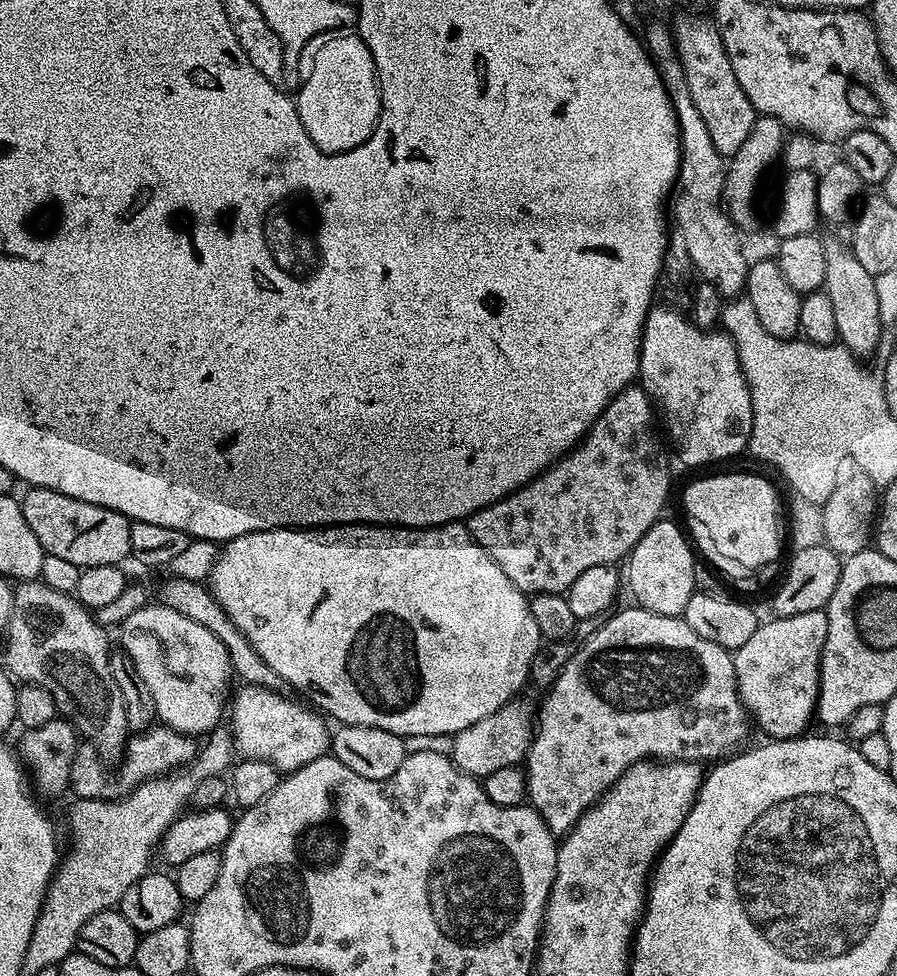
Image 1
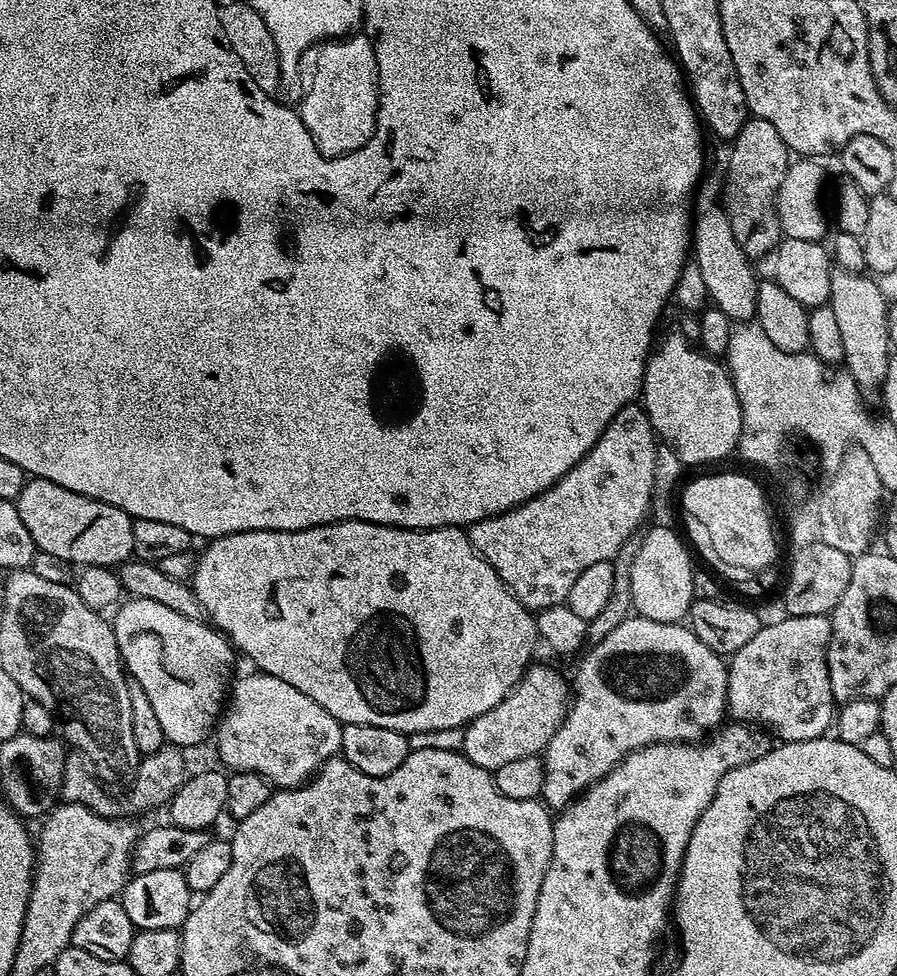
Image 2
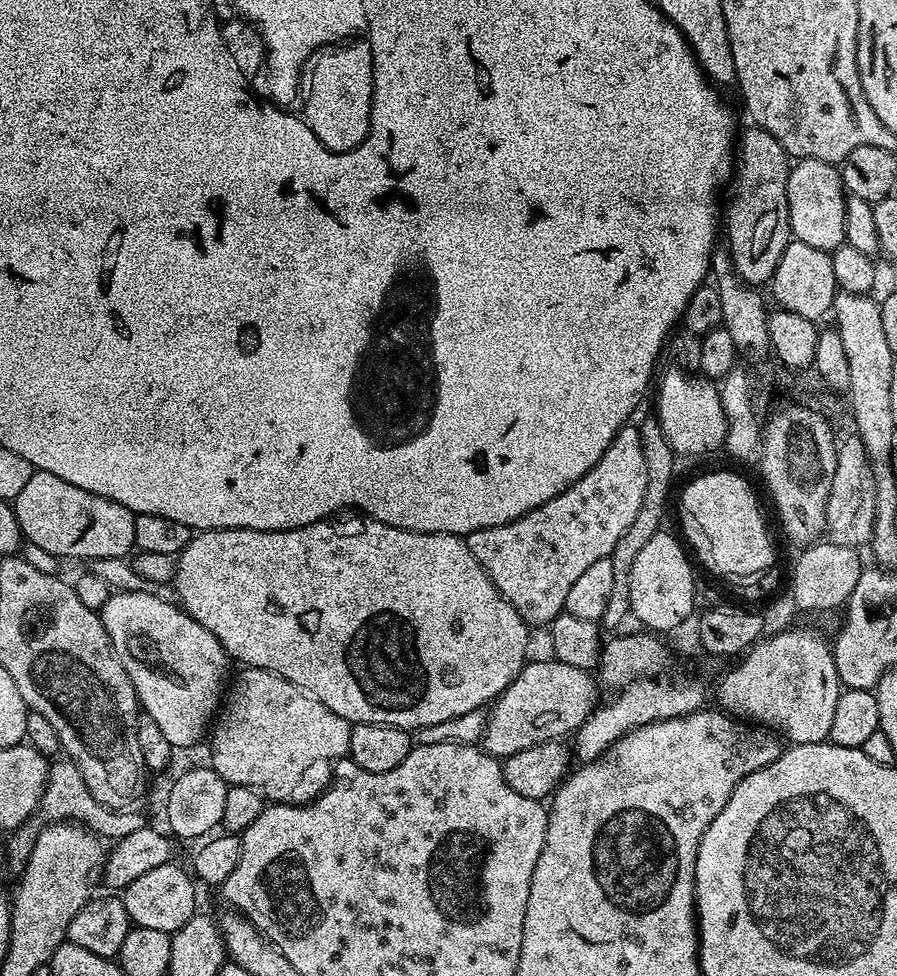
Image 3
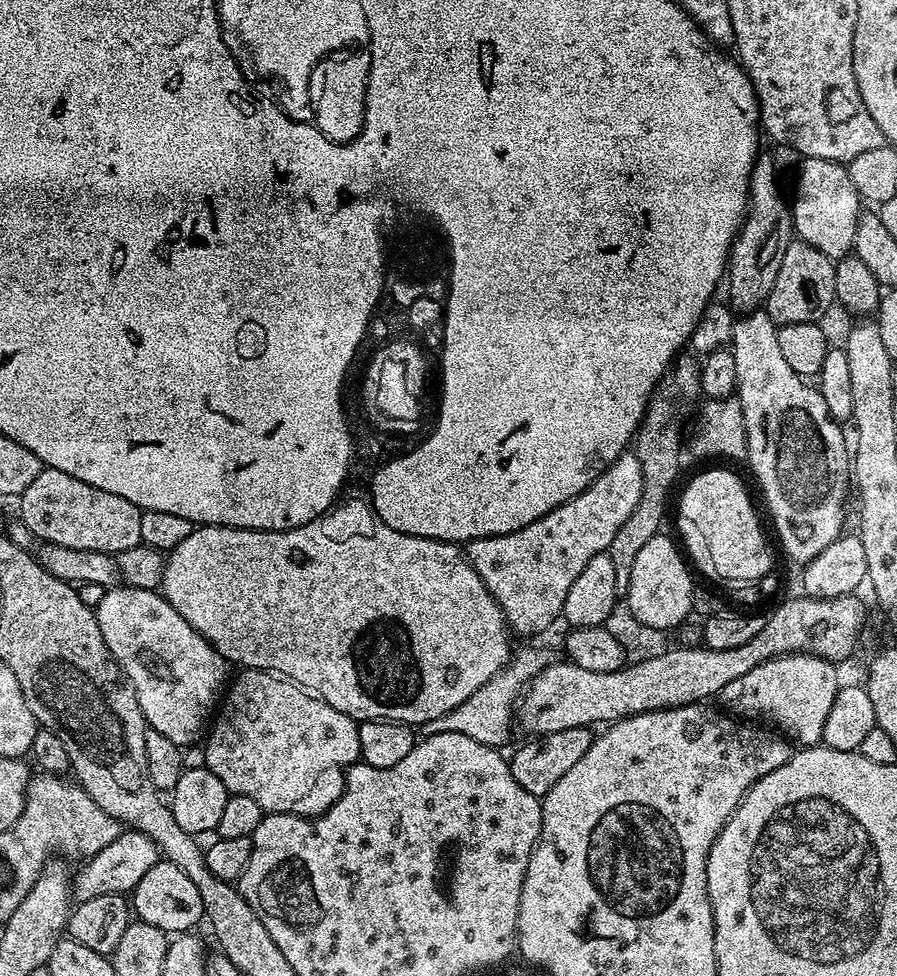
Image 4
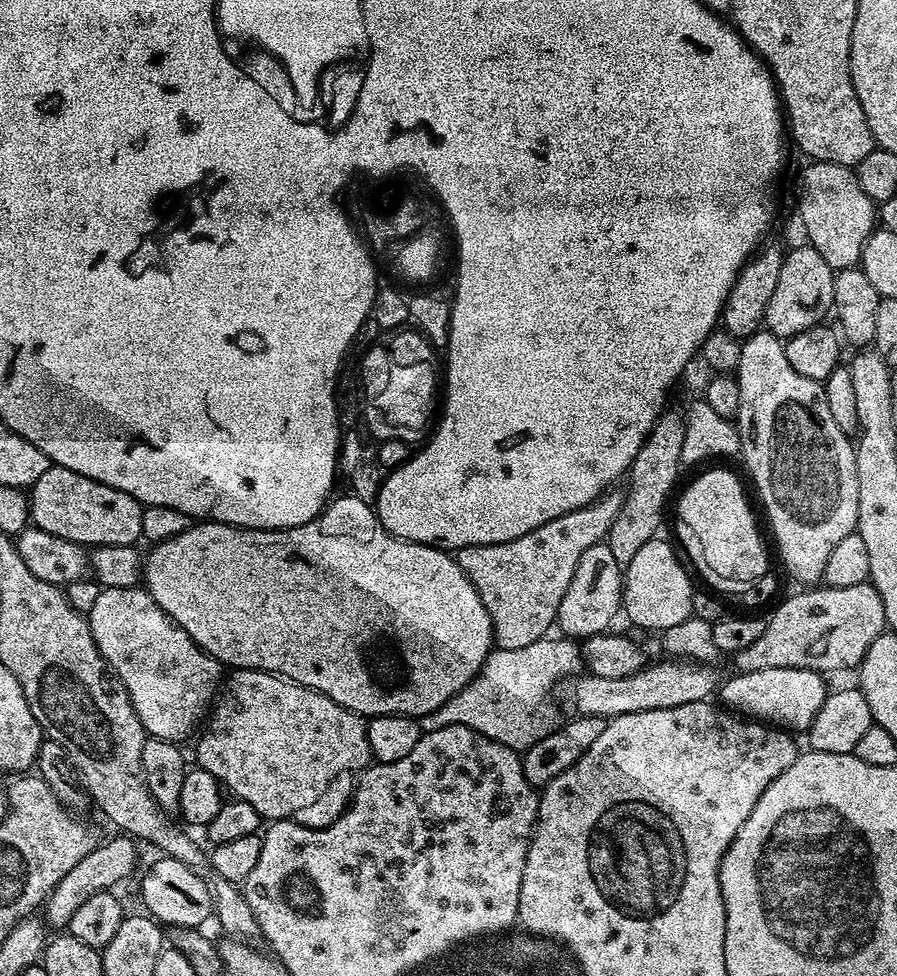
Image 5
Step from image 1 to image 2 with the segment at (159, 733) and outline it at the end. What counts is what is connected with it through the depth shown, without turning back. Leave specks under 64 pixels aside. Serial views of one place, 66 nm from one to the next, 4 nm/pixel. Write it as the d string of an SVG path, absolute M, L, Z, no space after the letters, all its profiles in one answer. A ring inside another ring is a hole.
M165 746L165 747L157 750L157 752L153 752L151 754L145 755L143 757L143 759L141 759L141 761L138 765L138 771L135 773L135 775L133 775L131 777L130 783L132 783L132 789L129 790L128 797L126 797L125 800L108 800L107 794L104 793L104 791L106 791L105 785L103 783L101 783L101 781L99 779L97 779L97 777L94 775L88 761L85 760L84 757L81 756L79 752L77 752L75 750L69 751L67 753L67 755L65 755L65 758L64 758L64 773L62 774L62 786L60 787L61 797L63 797L63 799L65 801L67 801L67 803L84 804L90 810L94 810L95 812L97 812L100 816L111 816L113 818L120 818L120 817L123 817L125 814L132 814L132 813L128 813L128 812L144 812L147 810L147 808L158 807L159 804L162 804L162 806L167 805L169 803L169 801L171 800L172 796L175 795L176 791L179 790L179 788L181 786L183 786L184 781L186 779L186 771L184 772L184 756L183 756L183 754L185 754L185 753L183 751L181 751L181 749L179 747Z

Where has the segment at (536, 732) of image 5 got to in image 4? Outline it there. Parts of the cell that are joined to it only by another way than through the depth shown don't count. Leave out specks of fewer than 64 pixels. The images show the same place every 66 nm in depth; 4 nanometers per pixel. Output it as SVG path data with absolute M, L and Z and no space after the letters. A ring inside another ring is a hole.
M524 648L515 653L505 664L504 668L482 690L476 690L450 714L442 718L434 718L422 725L424 736L434 734L466 734L466 738L474 738L474 742L489 744L491 748L500 748L508 740L508 735L514 728L514 713L518 708L518 701L525 688L541 670L550 663L550 656L547 656L540 648Z

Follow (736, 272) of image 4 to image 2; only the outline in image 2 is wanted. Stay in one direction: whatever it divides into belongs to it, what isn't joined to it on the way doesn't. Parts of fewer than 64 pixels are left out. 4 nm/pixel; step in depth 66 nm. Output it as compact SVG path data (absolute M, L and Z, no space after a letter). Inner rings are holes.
M750 118L742 130L738 130L730 148L728 173L722 176L722 203L730 218L734 238L738 238L738 246L749 258L775 253L782 239L776 195L790 163L786 142L782 142L778 130L774 130L770 122Z

